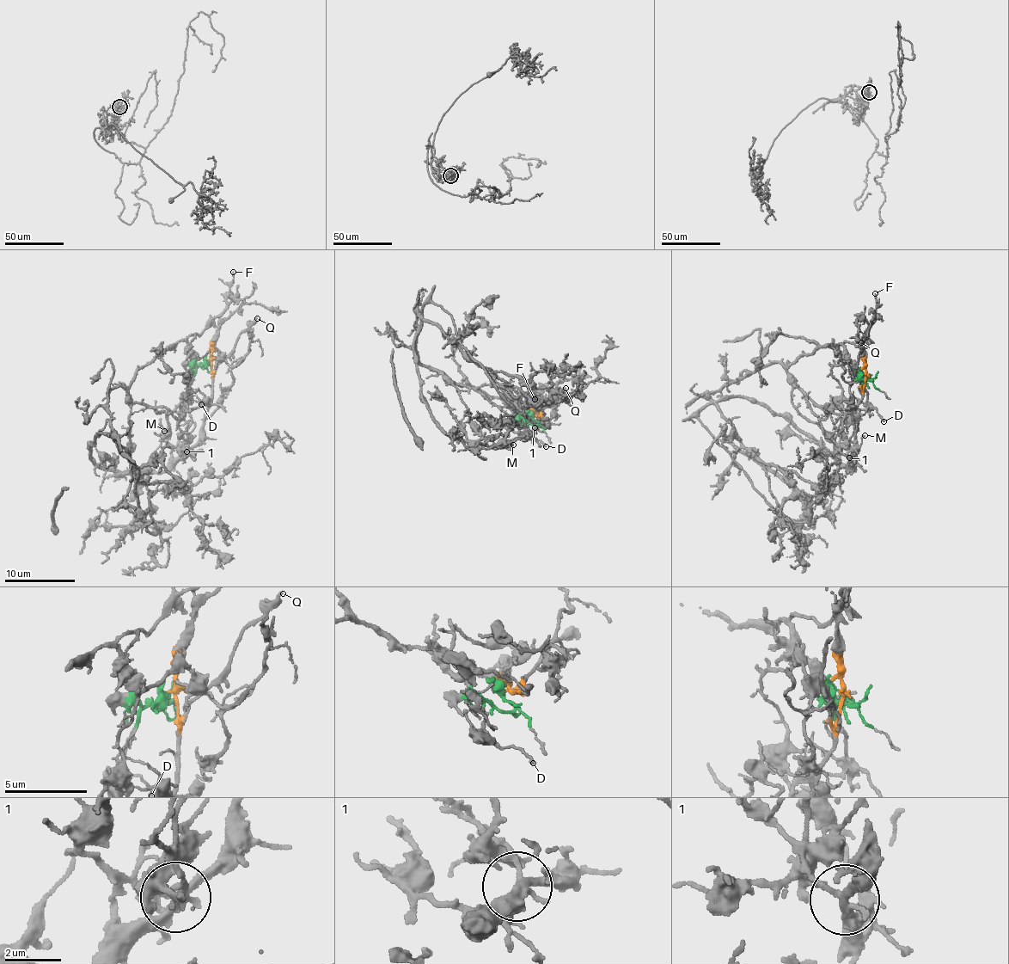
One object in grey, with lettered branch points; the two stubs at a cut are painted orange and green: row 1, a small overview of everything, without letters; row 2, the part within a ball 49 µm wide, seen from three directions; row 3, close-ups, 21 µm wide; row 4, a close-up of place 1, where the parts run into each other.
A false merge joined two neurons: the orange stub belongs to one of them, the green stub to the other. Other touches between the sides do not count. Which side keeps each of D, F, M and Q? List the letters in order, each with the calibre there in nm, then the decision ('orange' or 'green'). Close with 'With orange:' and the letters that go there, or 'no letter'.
D: 160 nm | green
F: 140 nm | green
M: 160 nm | orange
Q: 320 nm | orange
With orange: M, Q

